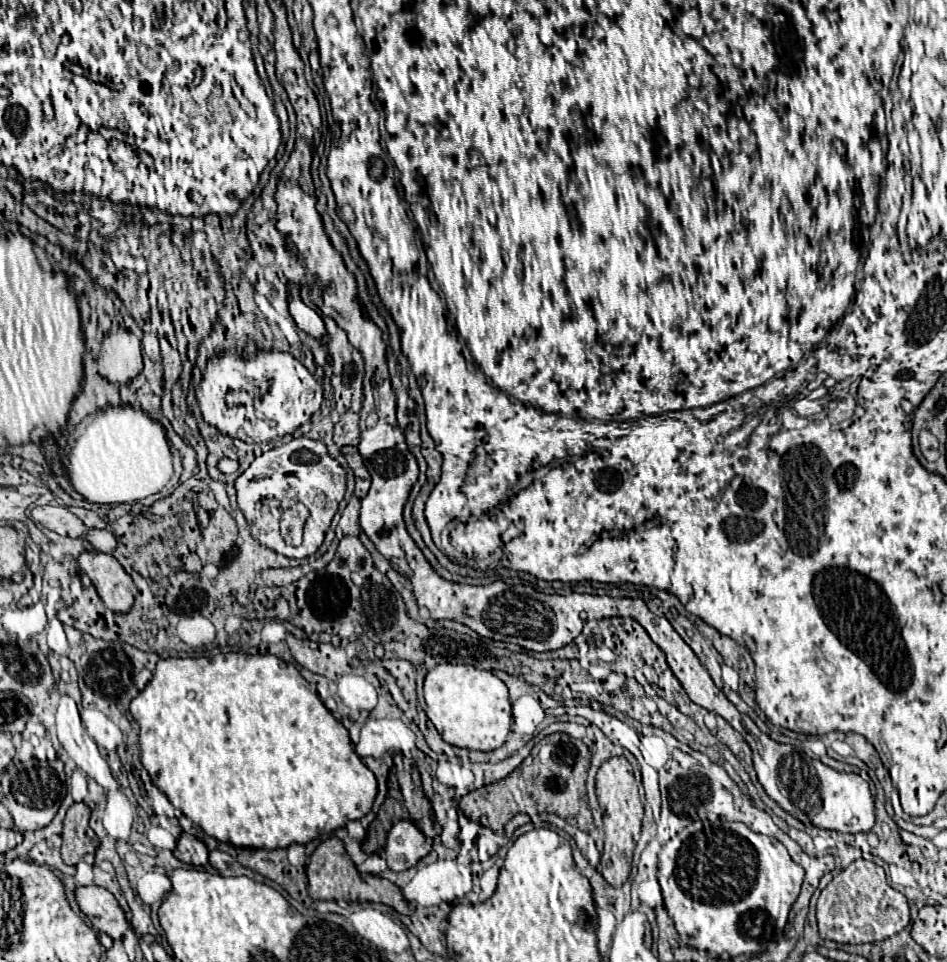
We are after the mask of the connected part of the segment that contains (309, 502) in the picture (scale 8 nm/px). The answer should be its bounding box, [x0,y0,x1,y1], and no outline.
[235,437,347,559]

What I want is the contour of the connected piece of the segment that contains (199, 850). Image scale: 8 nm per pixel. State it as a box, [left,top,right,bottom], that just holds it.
[175,833,209,867]

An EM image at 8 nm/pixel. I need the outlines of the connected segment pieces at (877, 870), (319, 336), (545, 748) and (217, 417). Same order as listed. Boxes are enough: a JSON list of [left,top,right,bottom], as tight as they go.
[[817,859,909,943],[287,283,329,343],[458,733,591,831],[197,351,323,444]]

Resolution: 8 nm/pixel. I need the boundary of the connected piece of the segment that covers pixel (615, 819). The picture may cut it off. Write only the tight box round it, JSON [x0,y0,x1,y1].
[596,757,643,887]

